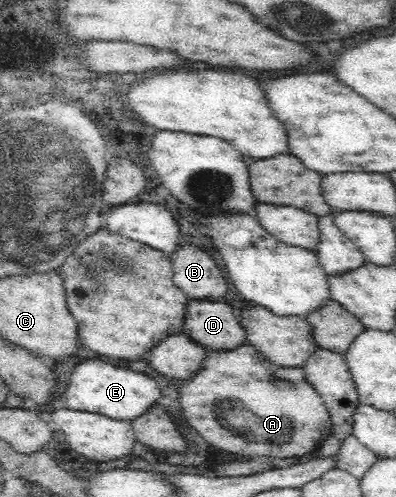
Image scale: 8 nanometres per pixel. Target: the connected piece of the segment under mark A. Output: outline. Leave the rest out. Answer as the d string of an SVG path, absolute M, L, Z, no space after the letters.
M247 342L235 350L207 349L205 359L190 376L191 381L183 380L179 402L187 424L219 450L233 454L257 454L261 458L304 459L314 454L321 442L329 437L332 428L324 402L304 381L304 376L301 367L277 366Z

